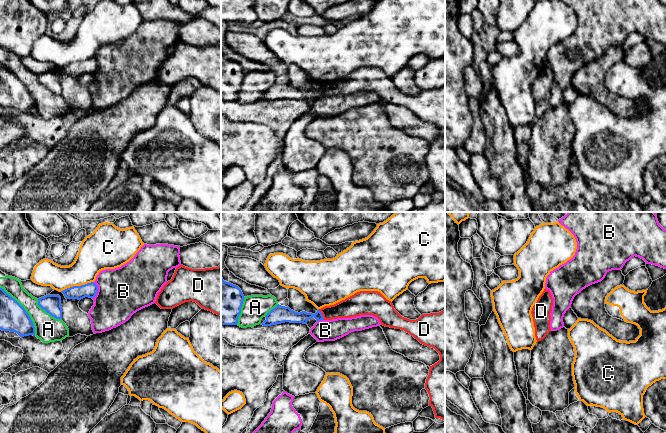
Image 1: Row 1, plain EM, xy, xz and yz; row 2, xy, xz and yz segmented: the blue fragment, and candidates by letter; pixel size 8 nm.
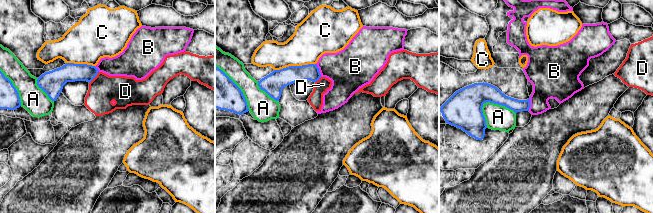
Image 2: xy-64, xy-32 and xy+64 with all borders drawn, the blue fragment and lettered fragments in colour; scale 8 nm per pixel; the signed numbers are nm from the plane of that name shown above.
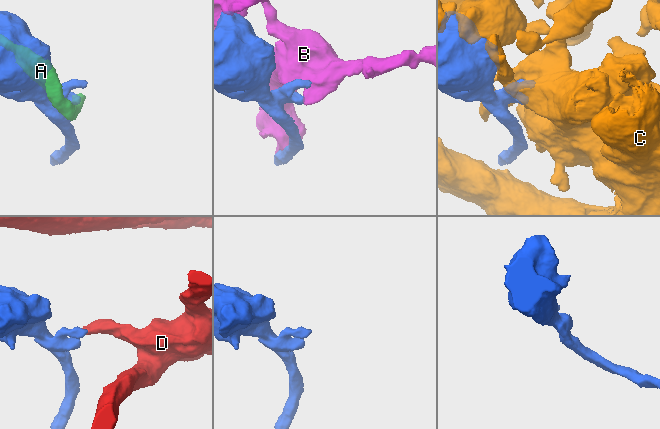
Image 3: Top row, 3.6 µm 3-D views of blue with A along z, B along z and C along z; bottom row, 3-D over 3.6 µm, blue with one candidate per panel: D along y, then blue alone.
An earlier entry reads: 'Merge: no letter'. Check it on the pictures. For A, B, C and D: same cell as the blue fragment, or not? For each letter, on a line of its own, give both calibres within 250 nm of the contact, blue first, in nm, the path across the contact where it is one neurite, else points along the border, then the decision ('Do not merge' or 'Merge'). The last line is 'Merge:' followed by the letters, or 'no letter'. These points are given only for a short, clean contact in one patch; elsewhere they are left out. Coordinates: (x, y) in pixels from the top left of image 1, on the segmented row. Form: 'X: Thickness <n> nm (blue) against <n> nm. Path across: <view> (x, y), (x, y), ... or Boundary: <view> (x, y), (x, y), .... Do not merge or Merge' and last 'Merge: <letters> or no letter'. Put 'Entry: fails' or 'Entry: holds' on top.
Entry: holds
A: Thickness 220 nm (blue) against 220 nm. Do not merge
B: Thickness 110 nm (blue) against 400 nm. Do not merge
C: Thickness 110 nm (blue) against 240 nm. Do not merge
D: Thickness 100 nm (blue) against 160 nm. Boundary: xz (318, 309), (324, 319). Do not merge
Merge: no letter

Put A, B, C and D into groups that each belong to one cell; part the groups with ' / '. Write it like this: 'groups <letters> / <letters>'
groups A / B C / D

